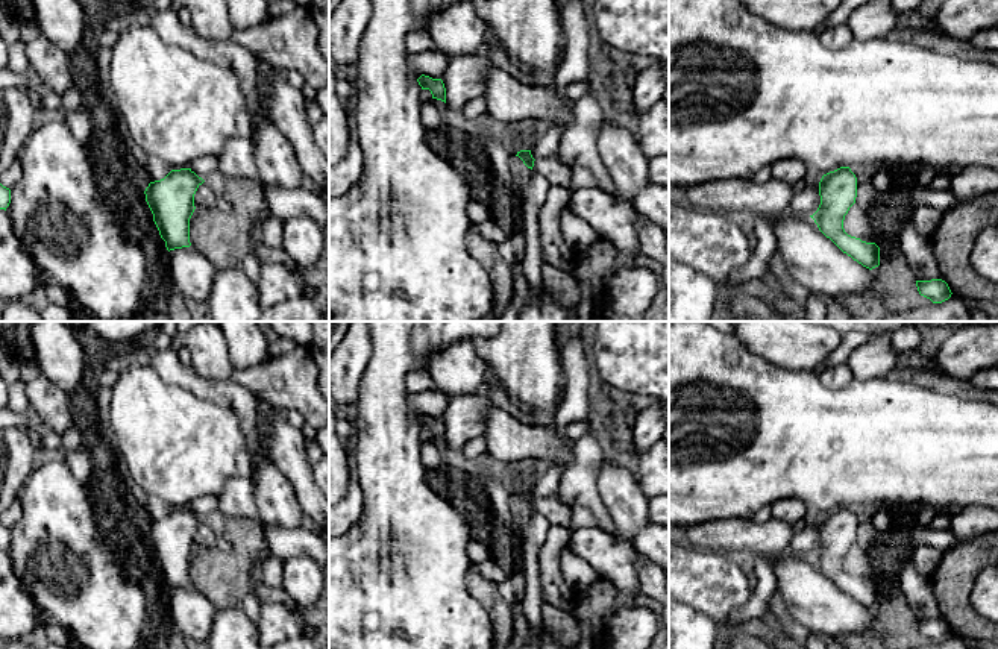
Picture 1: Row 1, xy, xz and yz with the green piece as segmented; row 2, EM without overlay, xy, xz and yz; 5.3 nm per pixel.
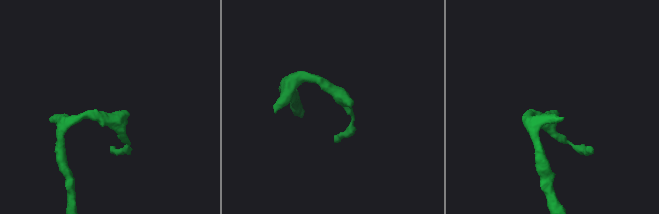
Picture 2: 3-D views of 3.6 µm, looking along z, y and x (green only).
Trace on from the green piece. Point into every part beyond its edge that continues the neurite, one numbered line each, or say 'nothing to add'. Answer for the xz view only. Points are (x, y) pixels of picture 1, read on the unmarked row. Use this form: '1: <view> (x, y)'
1: xz (554, 510)

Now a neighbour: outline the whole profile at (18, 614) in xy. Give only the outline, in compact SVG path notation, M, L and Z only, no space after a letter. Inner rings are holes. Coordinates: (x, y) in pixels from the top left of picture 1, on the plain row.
M0 549L0 641L21 640L36 623L36 605L26 593L8 552Z

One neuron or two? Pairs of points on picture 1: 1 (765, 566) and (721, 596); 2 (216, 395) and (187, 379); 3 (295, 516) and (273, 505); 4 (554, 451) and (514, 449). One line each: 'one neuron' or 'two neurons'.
1: two neurons
2: one neuron
3: one neuron
4: one neuron

